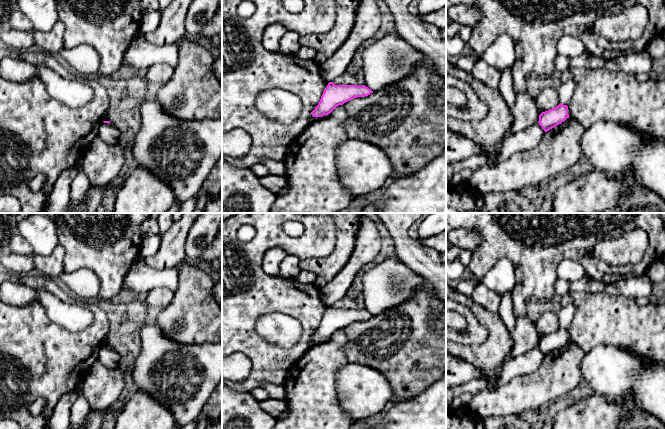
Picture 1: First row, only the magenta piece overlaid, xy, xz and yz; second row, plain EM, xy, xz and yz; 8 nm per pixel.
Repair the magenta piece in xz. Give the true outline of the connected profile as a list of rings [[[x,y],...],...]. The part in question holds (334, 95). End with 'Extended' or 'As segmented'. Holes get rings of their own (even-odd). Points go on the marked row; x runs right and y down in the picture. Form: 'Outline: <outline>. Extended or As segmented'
Outline: [[[329,82],[315,109],[311,112],[313,117],[322,117],[330,114],[337,106],[357,98],[365,97],[373,93],[365,85],[335,85]]]. As segmented

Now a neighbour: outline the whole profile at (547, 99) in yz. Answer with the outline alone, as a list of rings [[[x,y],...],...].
[[[553,88],[543,89],[536,98],[534,98],[536,107],[539,111],[545,112],[557,107],[560,104],[558,91]]]

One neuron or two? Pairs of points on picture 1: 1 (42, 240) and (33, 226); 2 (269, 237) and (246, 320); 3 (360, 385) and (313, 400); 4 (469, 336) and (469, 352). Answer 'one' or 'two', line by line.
1: one
2: one
3: two
4: two

